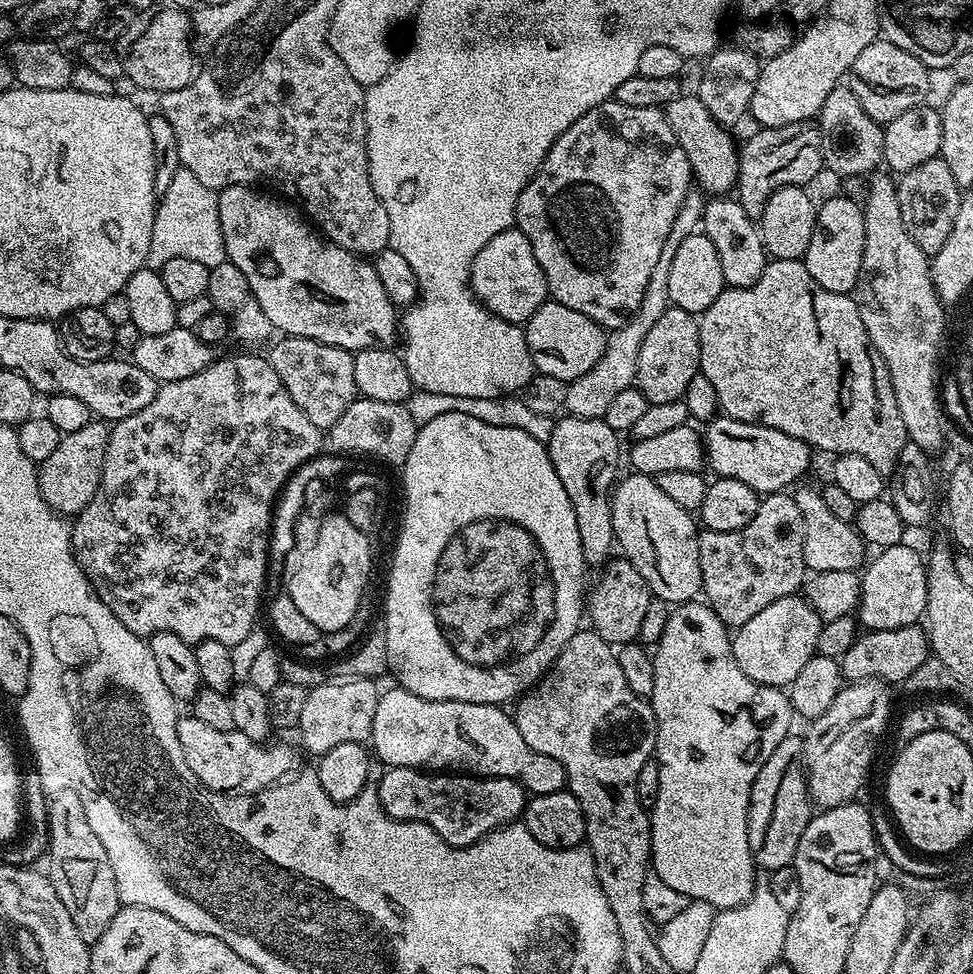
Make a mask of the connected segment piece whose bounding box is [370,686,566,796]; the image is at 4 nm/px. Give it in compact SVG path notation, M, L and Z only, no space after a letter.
M392 686L392 689L381 695L378 702L378 710L374 710L374 726L372 727L372 735L370 737L370 748L374 753L375 759L380 759L384 766L388 768L398 768L401 766L415 766L421 770L447 770L452 774L467 774L470 776L497 776L498 778L510 778L516 780L525 790L525 793L532 796L542 794L553 794L554 791L562 791L566 788L564 779L564 771L562 770L562 762L554 762L554 758L546 758L546 754L538 754L534 750L530 750L530 746L526 746L526 742L522 742L522 734L518 734L518 726L515 719L511 715L504 713L503 707L494 704L475 704L474 702L454 702L453 700L427 700L418 694L410 694L410 690L399 686Z

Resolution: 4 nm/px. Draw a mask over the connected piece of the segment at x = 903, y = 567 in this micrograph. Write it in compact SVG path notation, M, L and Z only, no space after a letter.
M908 542L879 549L875 555L873 560L871 557L867 561L860 576L858 617L860 616L861 622L865 624L863 627L877 632L898 630L911 624L919 625L928 597L928 566L925 557L919 556Z

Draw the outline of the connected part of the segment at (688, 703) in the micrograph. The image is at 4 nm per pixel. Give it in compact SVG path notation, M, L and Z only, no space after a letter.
M699 599L690 600L687 604L675 605L669 611L666 630L662 633L660 641L654 646L652 661L654 662L654 690L650 697L650 703L656 715L654 759L659 764L660 769L658 770L658 794L654 806L650 809L650 823L652 825L651 871L668 887L669 893L687 896L689 901L710 902L717 910L738 907L739 904L744 904L751 898L751 894L756 888L758 868L753 861L748 841L748 803L754 786L754 778L758 778L758 770L762 770L766 758L770 758L770 754L774 754L778 742L785 740L793 731L792 704L788 701L788 693L785 689L759 684L746 678L746 674L742 674L742 666L738 666L732 653L732 636L729 628L720 621L718 614L714 614L711 606Z

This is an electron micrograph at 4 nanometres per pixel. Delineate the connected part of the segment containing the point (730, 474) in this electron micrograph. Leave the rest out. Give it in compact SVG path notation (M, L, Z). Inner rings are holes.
M720 414L716 419L707 421L705 428L708 429L703 429L702 439L707 467L709 469L712 467L716 471L717 477L738 478L738 482L746 482L746 486L750 486L750 490L761 494L791 489L797 483L795 480L807 470L808 463L812 460L813 453L806 442L802 442L798 438L790 438L790 434L782 434L782 430L774 430L770 426L738 422Z

